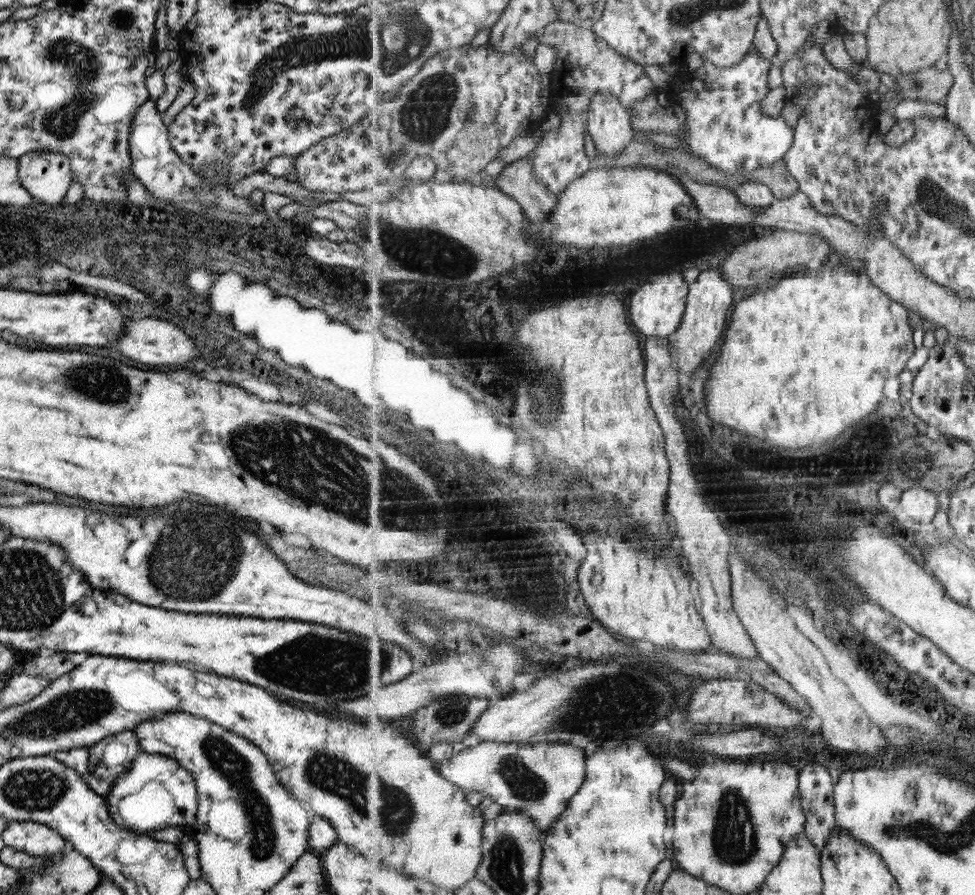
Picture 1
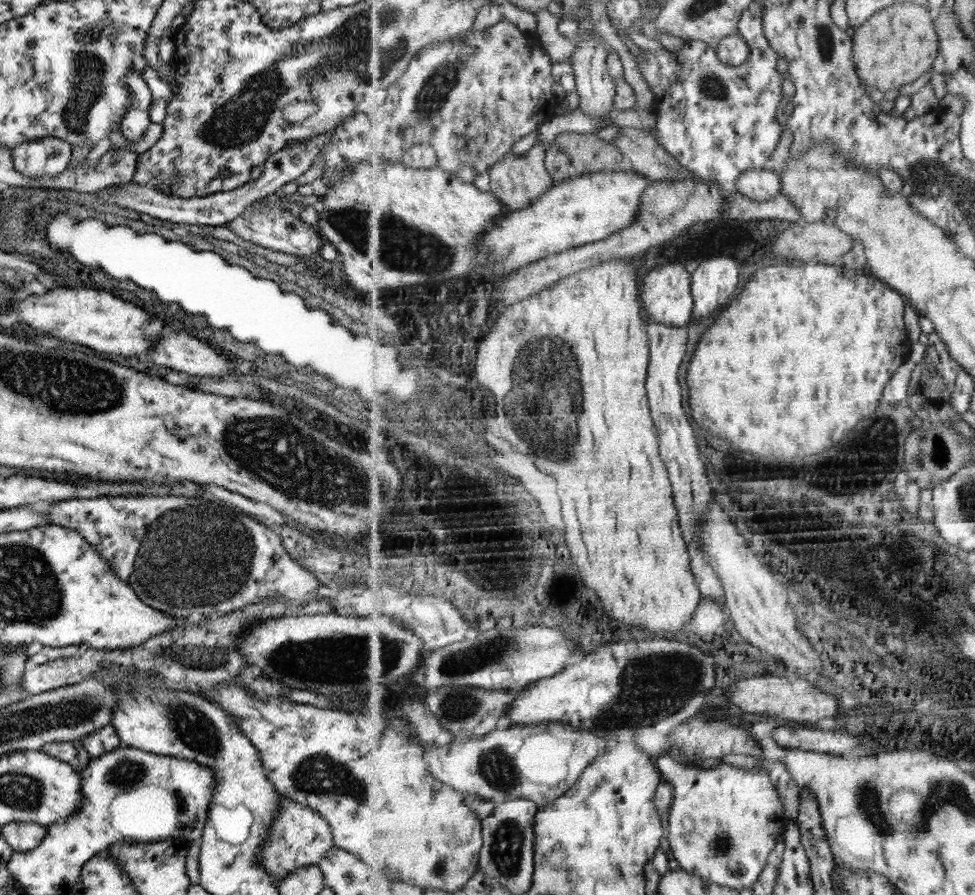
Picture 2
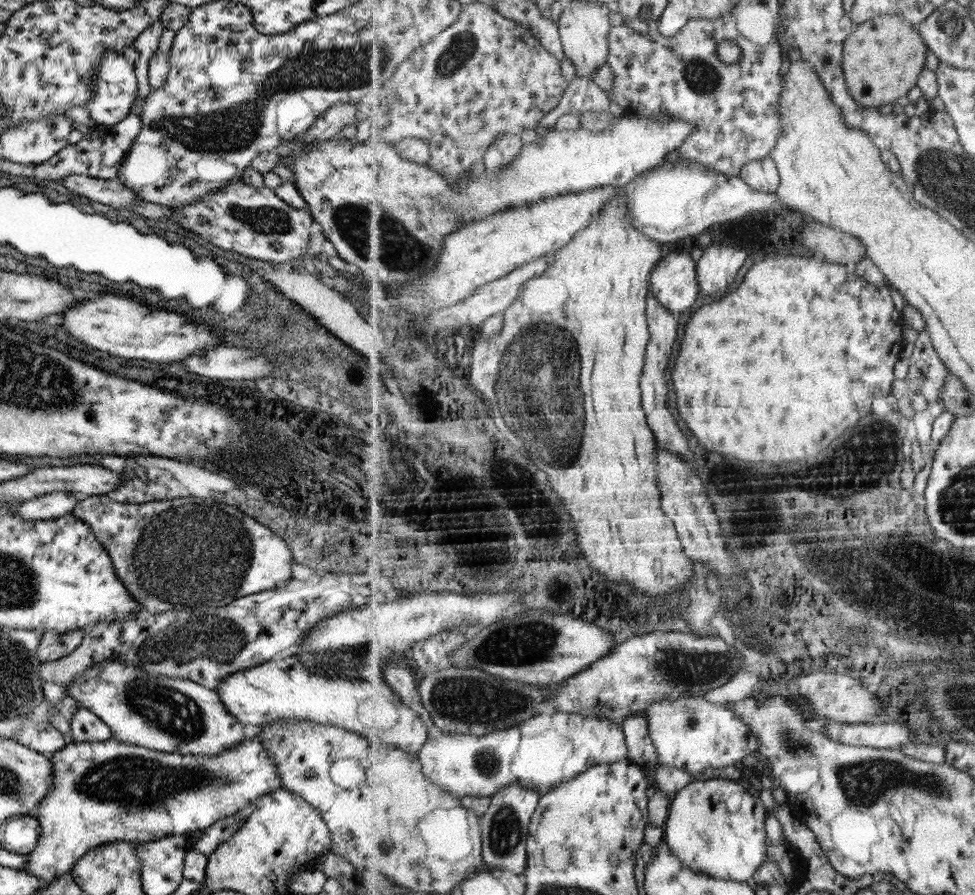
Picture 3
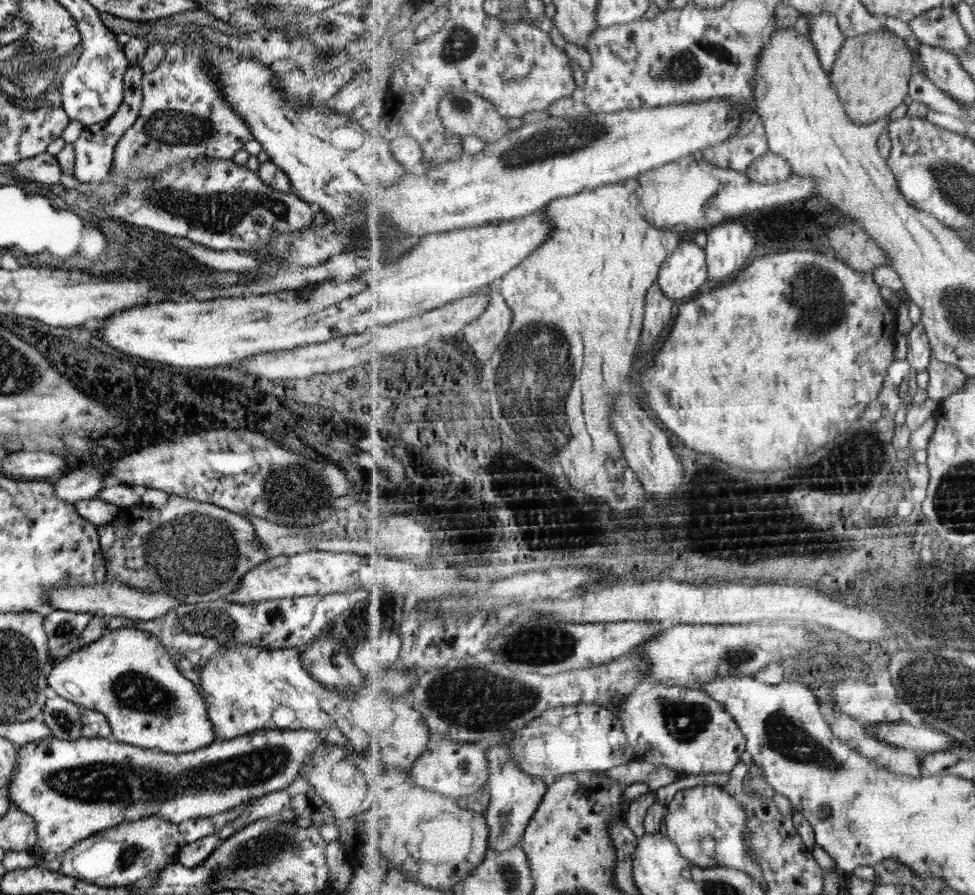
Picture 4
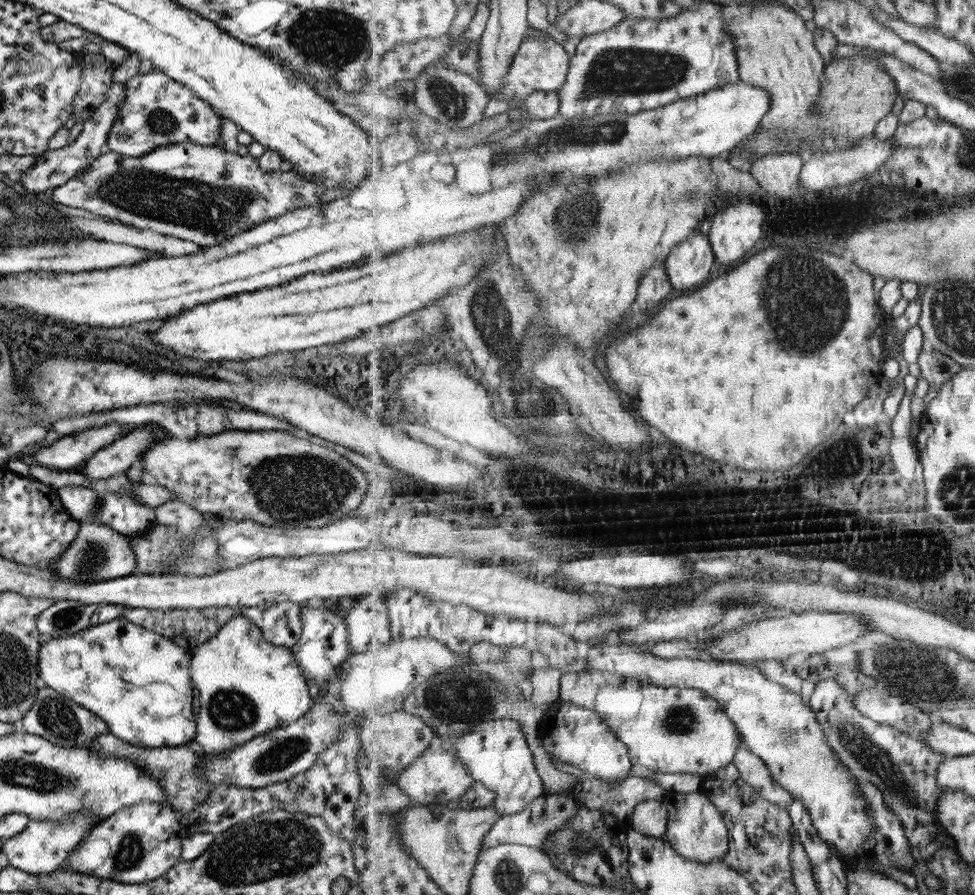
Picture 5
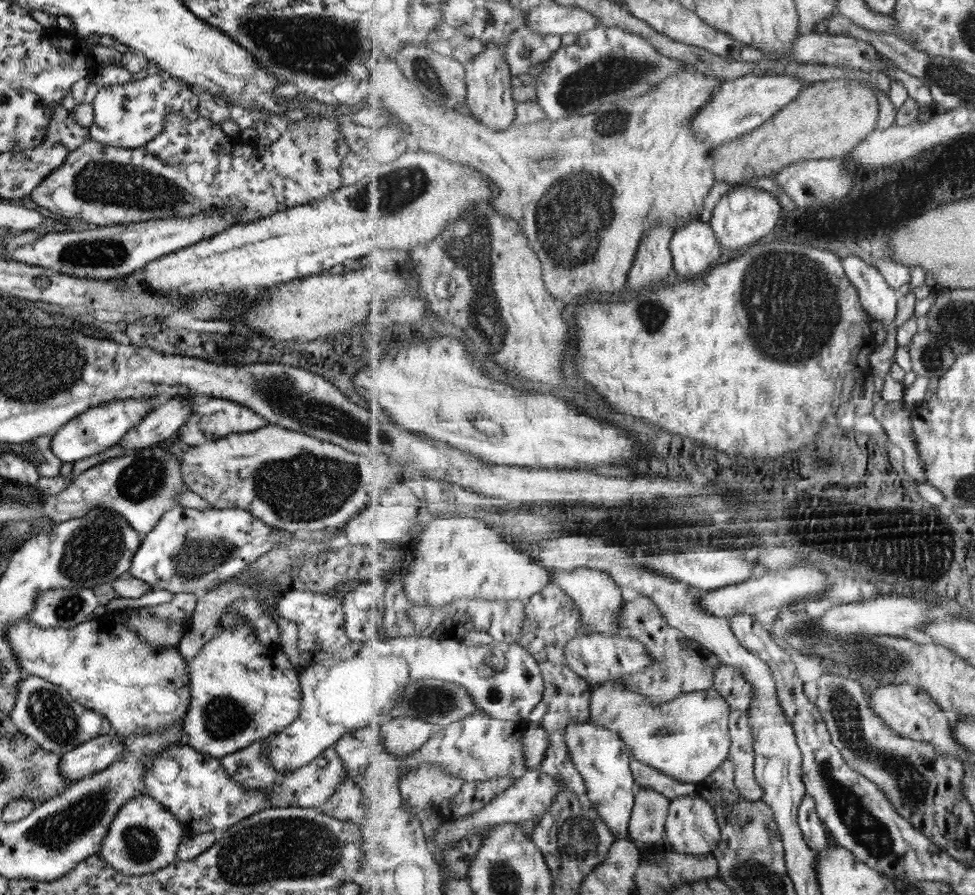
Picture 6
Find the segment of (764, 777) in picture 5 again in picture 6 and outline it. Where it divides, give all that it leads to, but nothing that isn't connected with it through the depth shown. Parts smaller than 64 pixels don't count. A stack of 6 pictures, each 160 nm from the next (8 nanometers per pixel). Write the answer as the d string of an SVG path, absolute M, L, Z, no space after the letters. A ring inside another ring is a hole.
M741 710L729 712L729 736L731 748L729 758L736 768L735 785L747 800L762 801L765 788L761 787L756 777L755 739L750 717Z

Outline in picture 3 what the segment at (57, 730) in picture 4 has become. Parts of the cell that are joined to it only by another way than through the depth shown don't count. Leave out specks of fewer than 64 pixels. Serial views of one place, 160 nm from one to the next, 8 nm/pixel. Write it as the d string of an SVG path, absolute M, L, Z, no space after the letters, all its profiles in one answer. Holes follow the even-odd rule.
M79 707L70 716L68 723L70 736L75 742L95 742L111 738L109 727L86 708Z

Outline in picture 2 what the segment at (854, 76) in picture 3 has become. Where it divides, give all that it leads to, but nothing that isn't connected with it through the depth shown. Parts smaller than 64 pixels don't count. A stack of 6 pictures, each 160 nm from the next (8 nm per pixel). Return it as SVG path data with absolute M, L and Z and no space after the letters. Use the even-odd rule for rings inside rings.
M895 3L873 15L853 34L856 73L862 82L883 93L899 90L934 68L940 40L934 23L935 13L912 3Z

